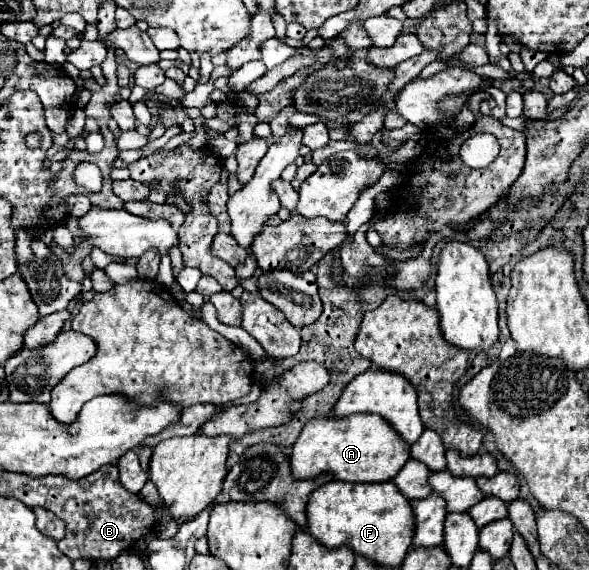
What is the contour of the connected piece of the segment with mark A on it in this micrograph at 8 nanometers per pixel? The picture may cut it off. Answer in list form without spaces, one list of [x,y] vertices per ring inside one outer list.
[[[353,414],[351,418],[311,420],[291,448],[291,474],[299,480],[311,480],[319,474],[333,474],[343,482],[387,482],[409,460],[409,450],[399,446],[399,438],[375,414]]]

